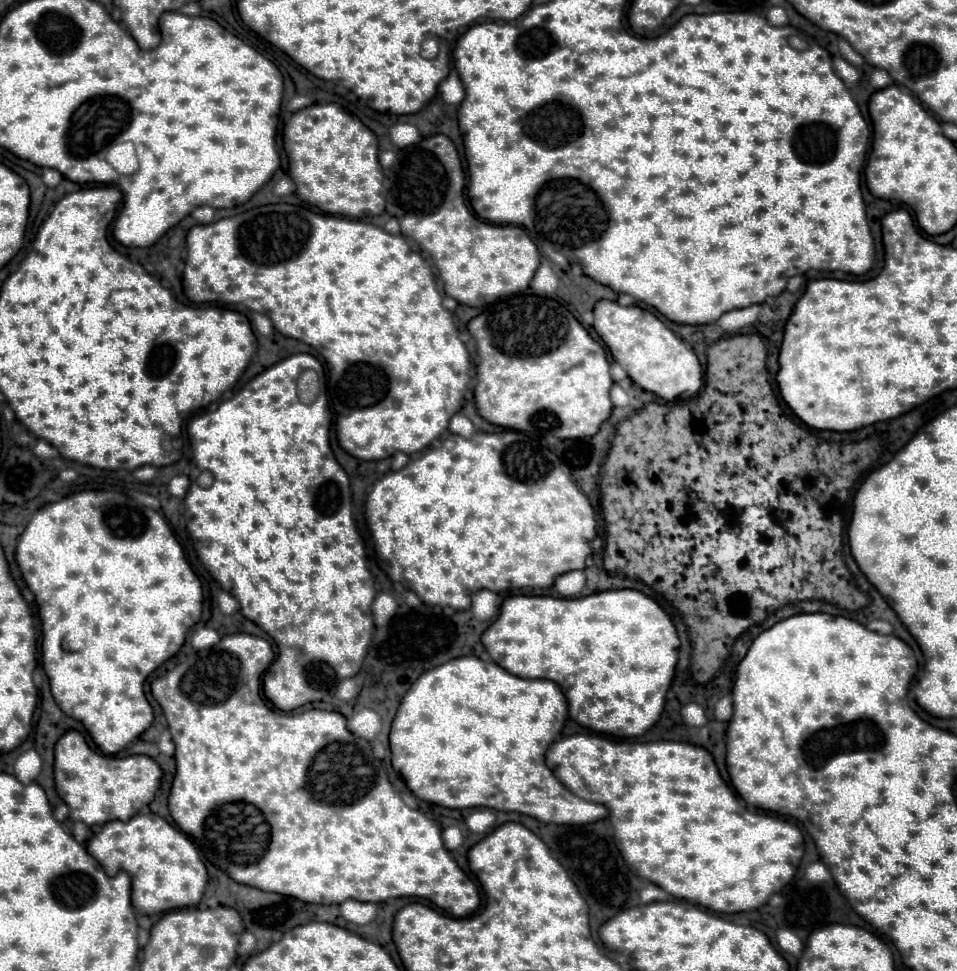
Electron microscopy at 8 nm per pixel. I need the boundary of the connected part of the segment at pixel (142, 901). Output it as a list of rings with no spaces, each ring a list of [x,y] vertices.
[[[150,811],[138,813],[126,823],[106,823],[100,833],[88,841],[88,853],[100,861],[108,875],[116,875],[122,869],[130,875],[132,905],[142,915],[198,905],[208,883],[208,871],[196,845],[180,829]]]

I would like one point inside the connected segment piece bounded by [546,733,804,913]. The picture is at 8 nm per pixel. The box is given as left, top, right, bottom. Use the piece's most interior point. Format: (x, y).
(676, 821)

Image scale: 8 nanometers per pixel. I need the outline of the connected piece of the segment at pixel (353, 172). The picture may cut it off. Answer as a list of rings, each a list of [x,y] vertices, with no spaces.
[[[338,103],[326,105],[310,105],[292,115],[292,119],[284,125],[284,149],[290,159],[290,177],[296,183],[296,195],[318,207],[324,213],[342,215],[342,217],[376,217],[384,213],[384,197],[382,197],[382,181],[384,173],[378,163],[378,137],[348,109]]]

